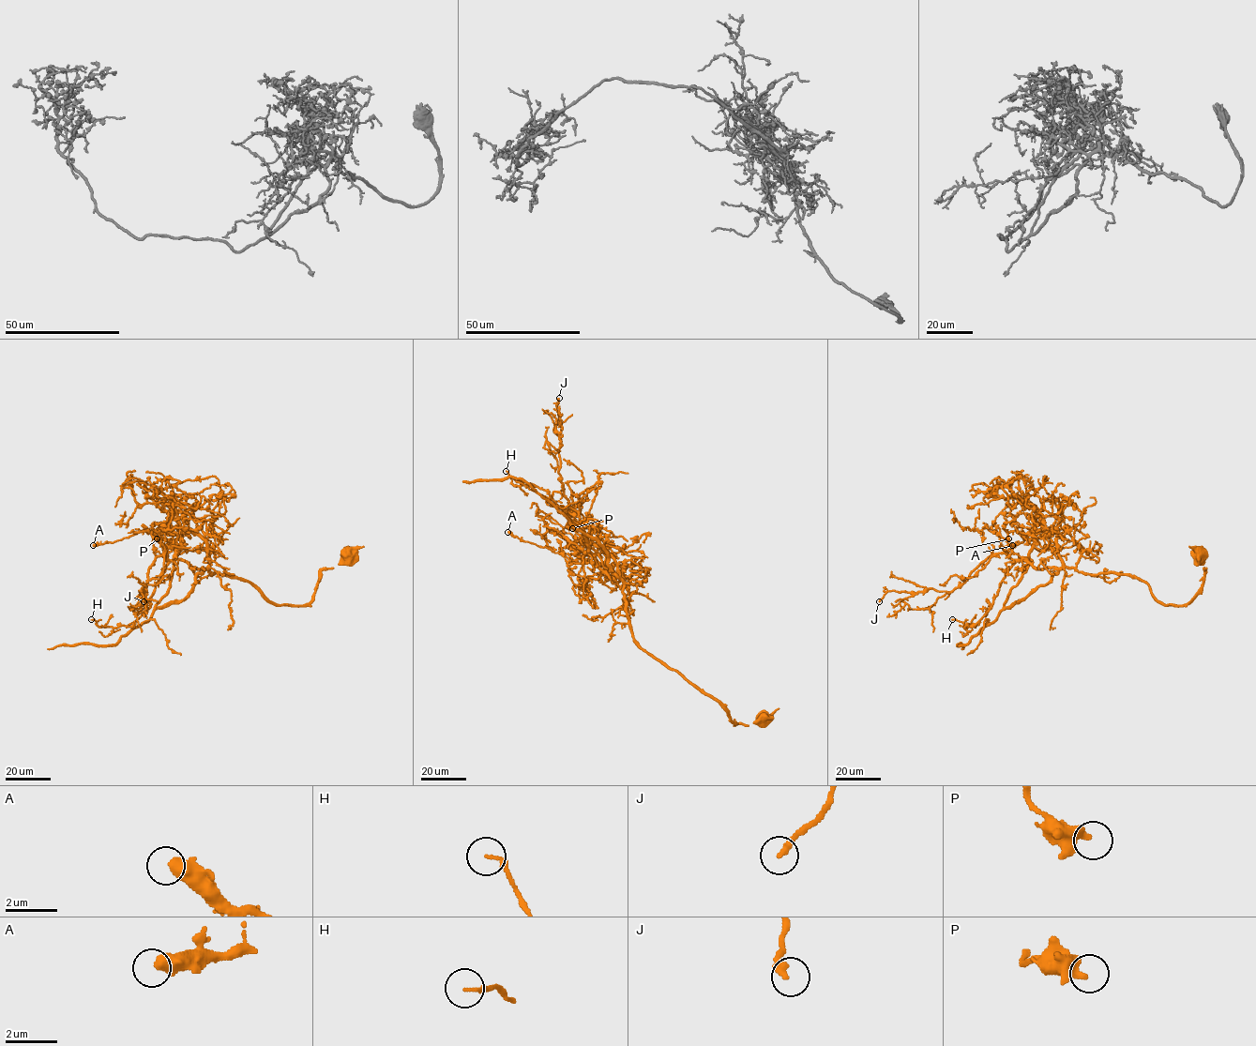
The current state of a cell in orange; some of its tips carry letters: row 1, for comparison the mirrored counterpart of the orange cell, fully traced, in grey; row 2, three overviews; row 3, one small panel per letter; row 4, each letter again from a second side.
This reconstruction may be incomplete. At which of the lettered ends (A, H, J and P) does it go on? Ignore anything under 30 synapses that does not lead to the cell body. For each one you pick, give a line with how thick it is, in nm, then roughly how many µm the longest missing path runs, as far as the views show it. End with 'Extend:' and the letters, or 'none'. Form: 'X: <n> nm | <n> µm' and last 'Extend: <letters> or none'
Extend: none

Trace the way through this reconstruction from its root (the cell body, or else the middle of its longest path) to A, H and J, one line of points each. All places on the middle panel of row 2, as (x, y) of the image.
A: (763, 719), (733, 723), (718, 702), (640, 646), (620, 576), (591, 563), (571, 563), (507, 532)
H: (763, 719), (733, 723), (718, 702), (645, 652), (631, 630), (617, 563), (545, 491), (514, 486), (506, 471)
J: (763, 719), (733, 723), (718, 702), (634, 640), (617, 563), (586, 538), (564, 494), (559, 398)

